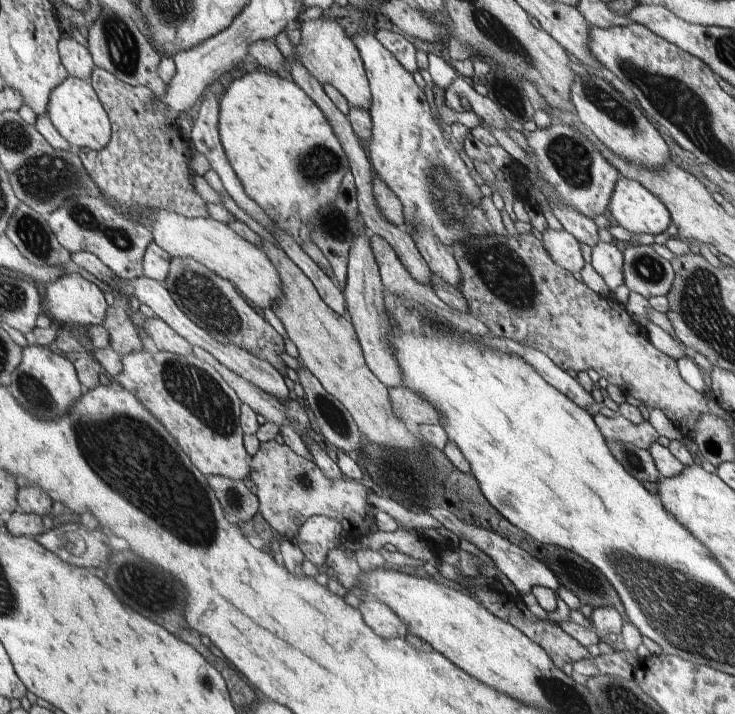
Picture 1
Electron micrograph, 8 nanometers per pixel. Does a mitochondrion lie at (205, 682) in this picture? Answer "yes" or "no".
yes

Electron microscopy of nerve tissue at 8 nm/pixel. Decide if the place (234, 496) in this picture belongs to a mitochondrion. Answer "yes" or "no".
yes

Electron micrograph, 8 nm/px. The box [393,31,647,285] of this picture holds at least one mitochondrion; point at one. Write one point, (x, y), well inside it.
(445, 190)

